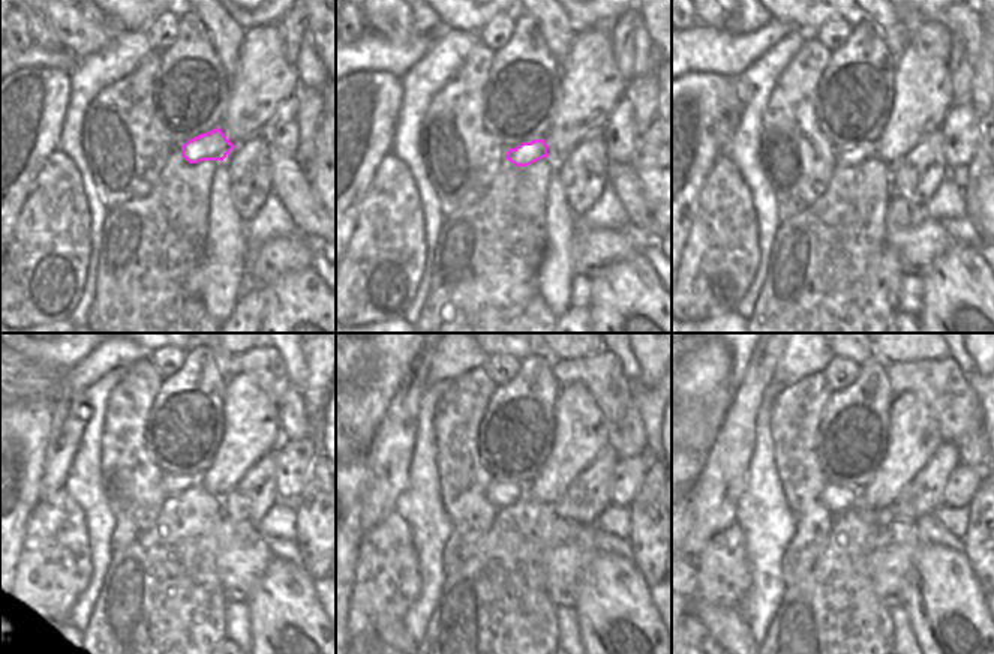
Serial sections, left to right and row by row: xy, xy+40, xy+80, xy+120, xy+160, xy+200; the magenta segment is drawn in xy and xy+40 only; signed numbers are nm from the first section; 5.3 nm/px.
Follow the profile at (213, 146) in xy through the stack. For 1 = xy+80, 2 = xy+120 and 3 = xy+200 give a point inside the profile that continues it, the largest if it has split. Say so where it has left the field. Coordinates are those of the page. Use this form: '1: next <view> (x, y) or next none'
1: next xy+80 (852, 158)
2: next xy+120 (173, 485)
3: next xy+200 (838, 498)

